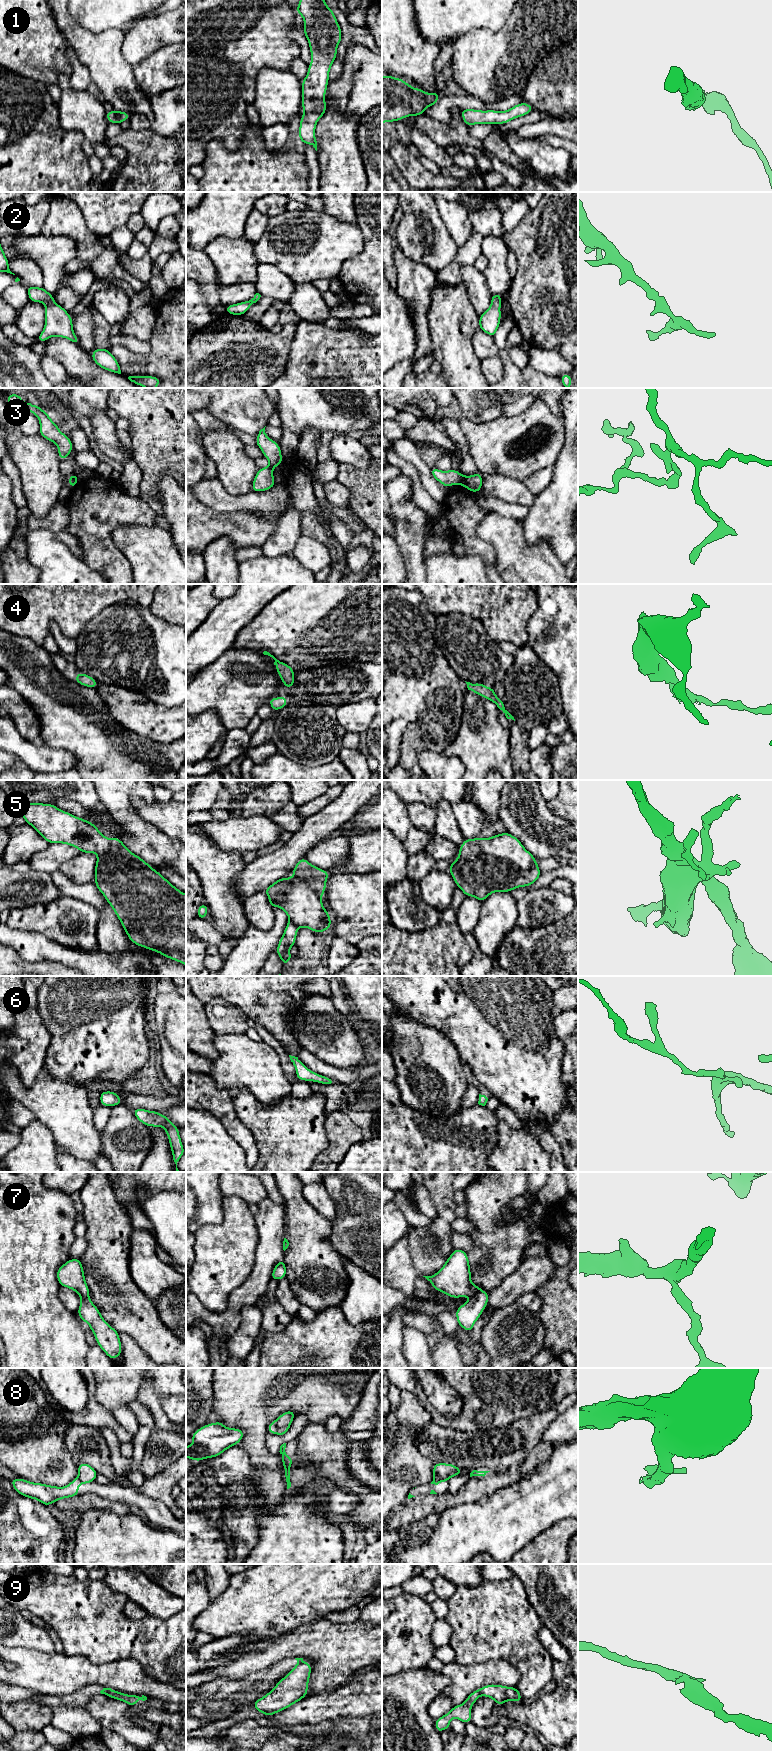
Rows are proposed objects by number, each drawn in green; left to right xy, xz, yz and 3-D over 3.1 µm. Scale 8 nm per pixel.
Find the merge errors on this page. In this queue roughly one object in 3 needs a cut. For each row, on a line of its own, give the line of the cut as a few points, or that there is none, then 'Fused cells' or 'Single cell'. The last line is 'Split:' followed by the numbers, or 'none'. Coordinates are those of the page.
1: No split. Single cell
2: No split. Single cell
3: Split along yz (462, 475), (458, 483). Fused cells
4: No split. Single cell
5: Split along yz (479, 837), (479, 846), (485, 853), (521, 868), (535, 862). Fused cells
6: No split. Single cell
7: No split. Single cell
8: Split along xy (77, 1477), (81, 1481), (90, 1482). Fused cells
9: Split along yz (480, 1689), (481, 1694). Fused cells
Split: 3, 5, 8, 9

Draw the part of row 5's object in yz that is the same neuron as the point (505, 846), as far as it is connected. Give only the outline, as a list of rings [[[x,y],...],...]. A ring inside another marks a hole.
[[[508,832],[490,838],[480,837],[480,847],[485,854],[513,862],[521,869],[529,869],[537,860],[518,838]]]

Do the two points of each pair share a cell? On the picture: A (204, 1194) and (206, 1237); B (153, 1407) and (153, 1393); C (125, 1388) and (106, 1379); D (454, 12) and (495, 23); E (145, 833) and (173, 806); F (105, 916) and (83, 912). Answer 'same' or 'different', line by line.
A: different
B: same
C: same
D: same
E: different
F: different

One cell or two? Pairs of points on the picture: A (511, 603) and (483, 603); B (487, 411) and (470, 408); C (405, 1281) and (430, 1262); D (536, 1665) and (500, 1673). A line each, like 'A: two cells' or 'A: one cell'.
A: one cell
B: one cell
C: two cells
D: two cells

